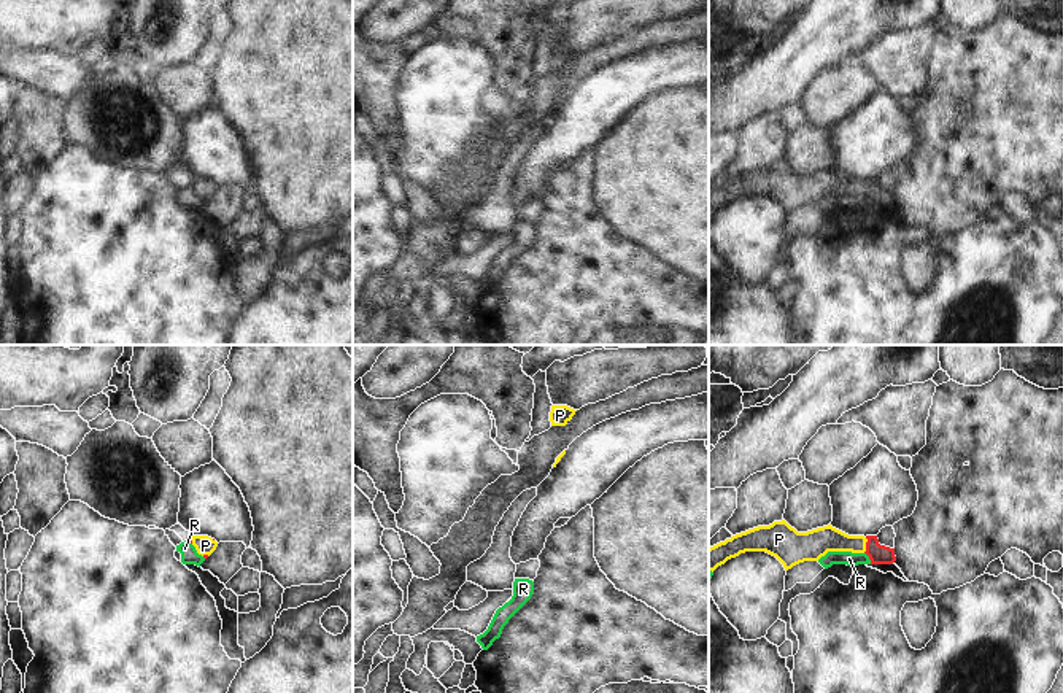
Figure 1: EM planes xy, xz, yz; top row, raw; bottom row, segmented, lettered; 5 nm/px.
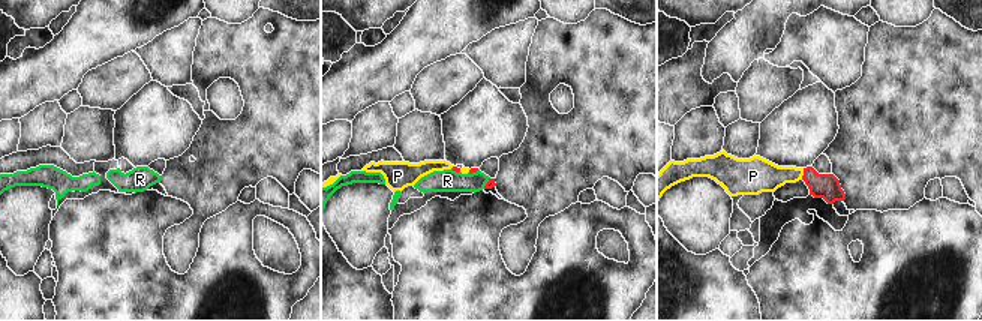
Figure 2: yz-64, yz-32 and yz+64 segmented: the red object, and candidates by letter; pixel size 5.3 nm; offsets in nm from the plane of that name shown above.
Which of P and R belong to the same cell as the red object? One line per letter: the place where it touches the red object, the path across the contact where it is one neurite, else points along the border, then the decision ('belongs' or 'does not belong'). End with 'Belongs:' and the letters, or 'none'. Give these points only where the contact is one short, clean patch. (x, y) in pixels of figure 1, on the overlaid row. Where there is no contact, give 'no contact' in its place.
P: yz (866, 545) | across yz (877, 553), (866, 545), (817, 542) | belongs
R: yz (869, 558) | along yz (865, 552), (871, 563) | does not belong
Belongs: P

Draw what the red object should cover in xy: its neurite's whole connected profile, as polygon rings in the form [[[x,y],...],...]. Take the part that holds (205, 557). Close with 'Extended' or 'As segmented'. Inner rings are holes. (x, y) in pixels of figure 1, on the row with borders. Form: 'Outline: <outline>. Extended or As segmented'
Outline: [[[192,536],[191,544],[205,559],[216,550],[218,542],[208,536]]]. Extended

